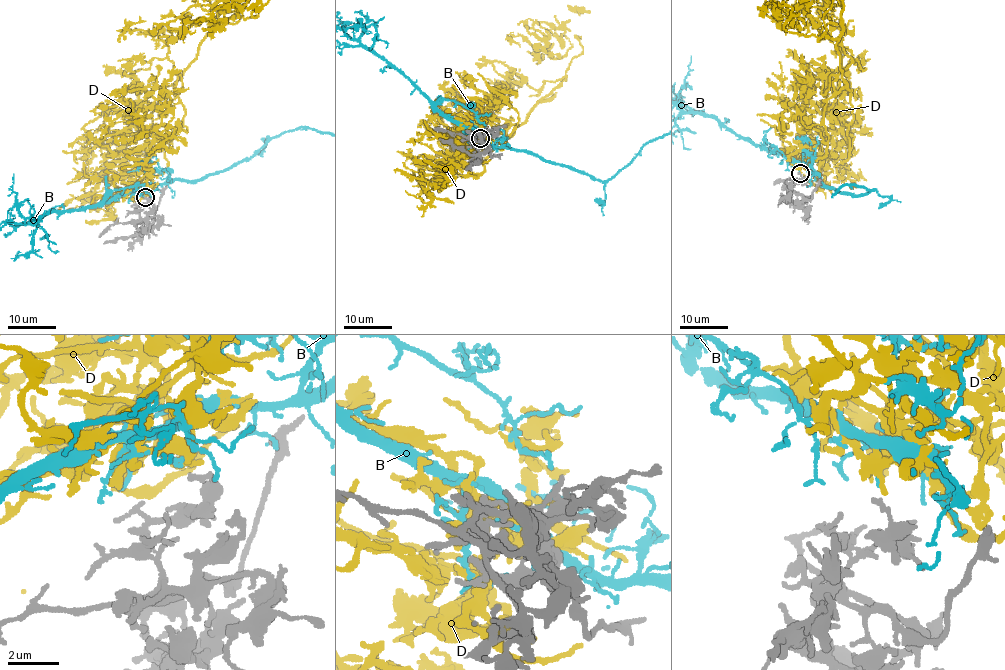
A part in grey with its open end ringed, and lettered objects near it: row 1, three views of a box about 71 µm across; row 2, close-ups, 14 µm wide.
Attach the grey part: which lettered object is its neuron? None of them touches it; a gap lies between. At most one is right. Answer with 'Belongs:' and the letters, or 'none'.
Belongs: D

